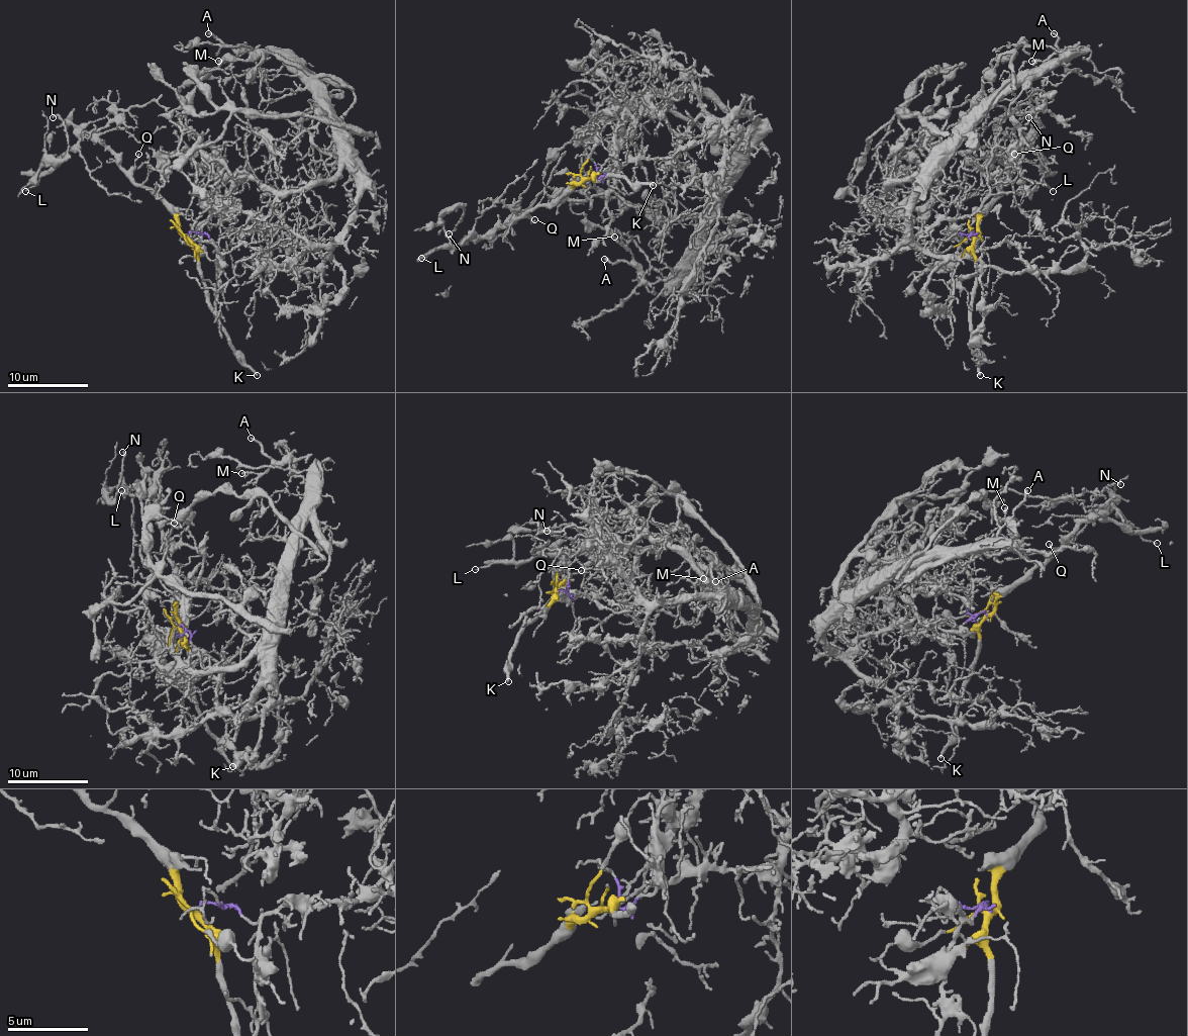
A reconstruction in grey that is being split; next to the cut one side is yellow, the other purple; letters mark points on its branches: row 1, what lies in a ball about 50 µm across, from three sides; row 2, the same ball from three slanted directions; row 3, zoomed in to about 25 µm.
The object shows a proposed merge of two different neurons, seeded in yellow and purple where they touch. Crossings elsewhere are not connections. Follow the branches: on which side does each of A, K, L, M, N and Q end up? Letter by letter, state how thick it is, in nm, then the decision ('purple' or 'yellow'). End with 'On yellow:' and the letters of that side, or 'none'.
A: 220 nm | purple
K: 280 nm | yellow
L: 110 nm | yellow
M: 120 nm | purple
N: 90 nm | yellow
Q: 140 nm | yellow
On yellow: K, L, N, Q

